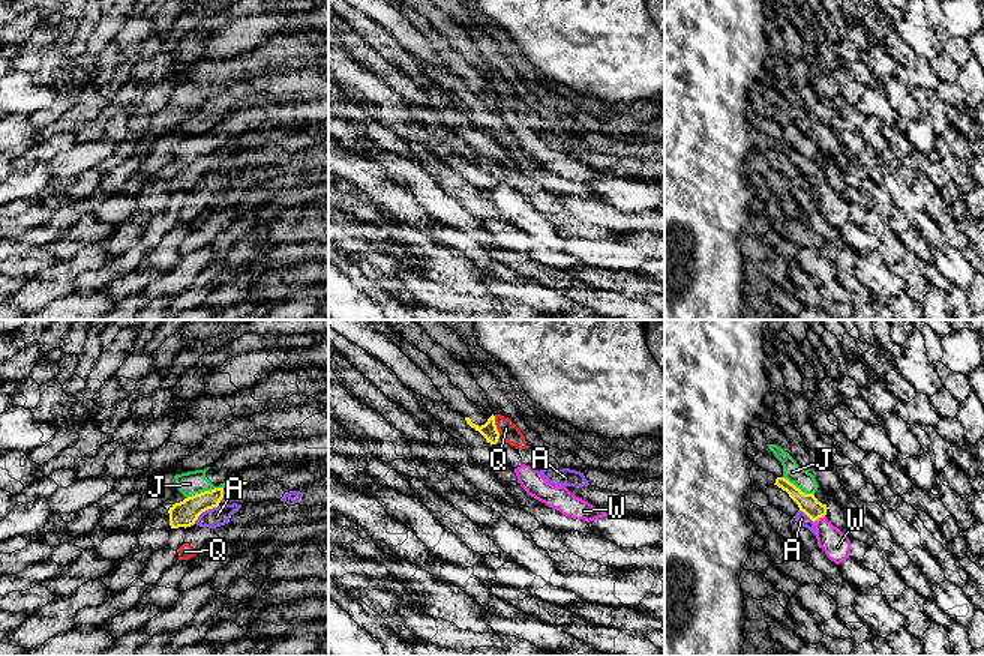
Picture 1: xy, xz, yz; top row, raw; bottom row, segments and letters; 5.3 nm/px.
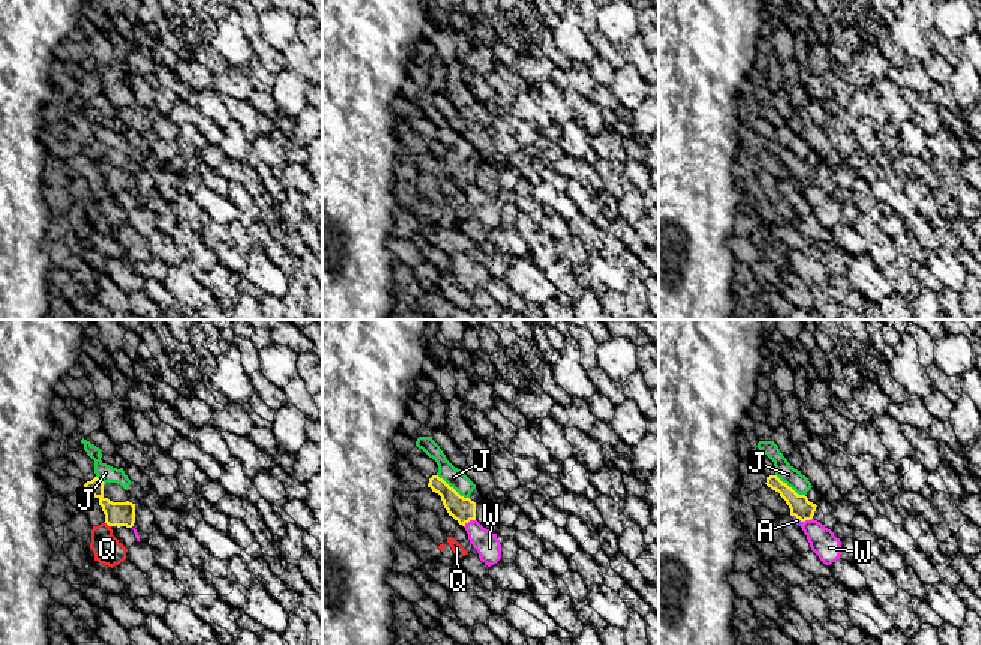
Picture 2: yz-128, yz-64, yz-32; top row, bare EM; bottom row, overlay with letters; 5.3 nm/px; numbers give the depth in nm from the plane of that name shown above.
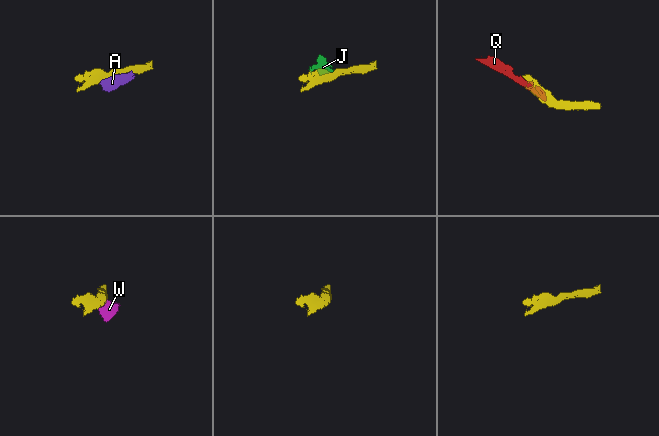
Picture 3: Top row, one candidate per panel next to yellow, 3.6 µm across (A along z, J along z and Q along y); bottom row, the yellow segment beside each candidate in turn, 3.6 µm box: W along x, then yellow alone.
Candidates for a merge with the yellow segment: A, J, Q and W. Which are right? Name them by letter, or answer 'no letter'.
no letter

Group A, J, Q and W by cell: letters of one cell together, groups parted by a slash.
A Q / J / W

